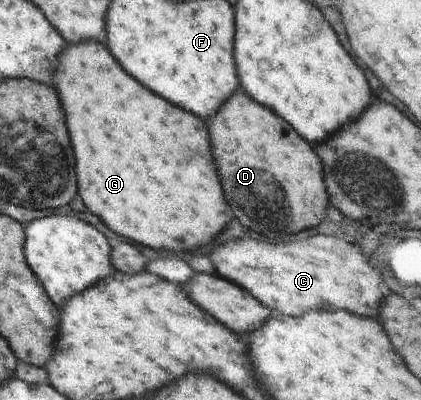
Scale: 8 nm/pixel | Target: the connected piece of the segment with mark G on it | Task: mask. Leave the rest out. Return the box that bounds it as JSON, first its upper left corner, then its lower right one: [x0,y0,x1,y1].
[53,40,230,251]

